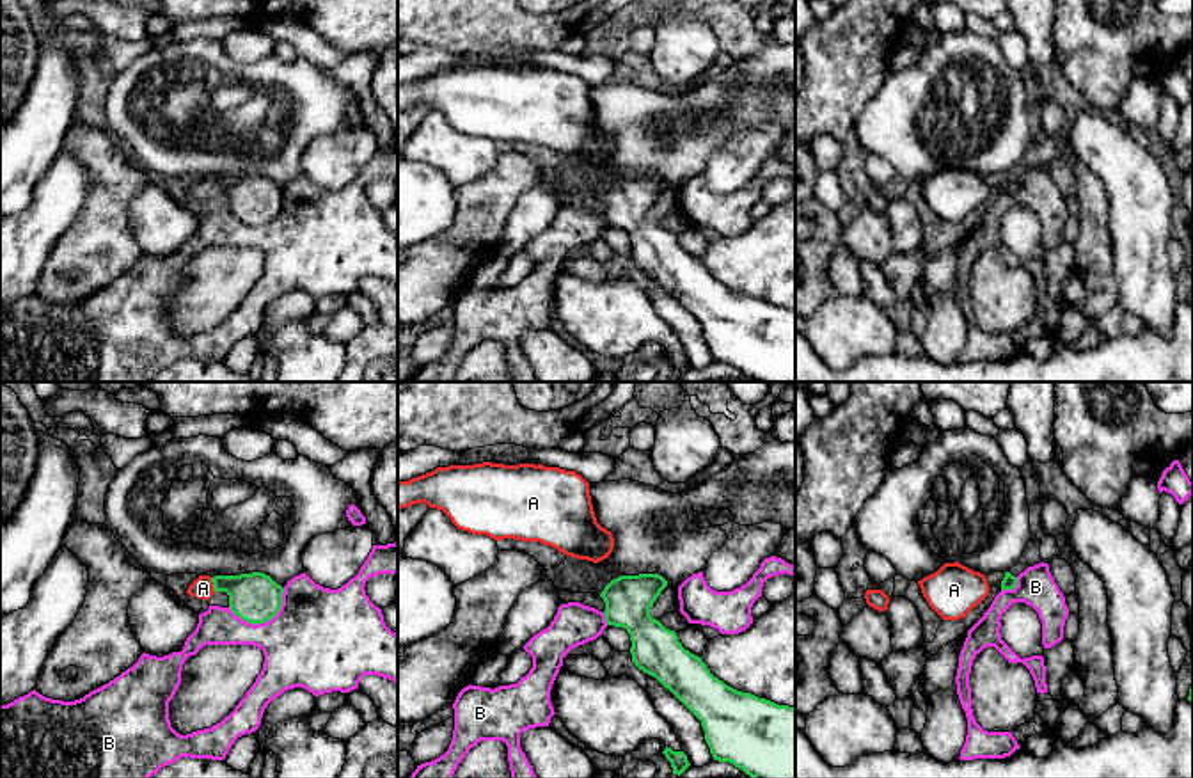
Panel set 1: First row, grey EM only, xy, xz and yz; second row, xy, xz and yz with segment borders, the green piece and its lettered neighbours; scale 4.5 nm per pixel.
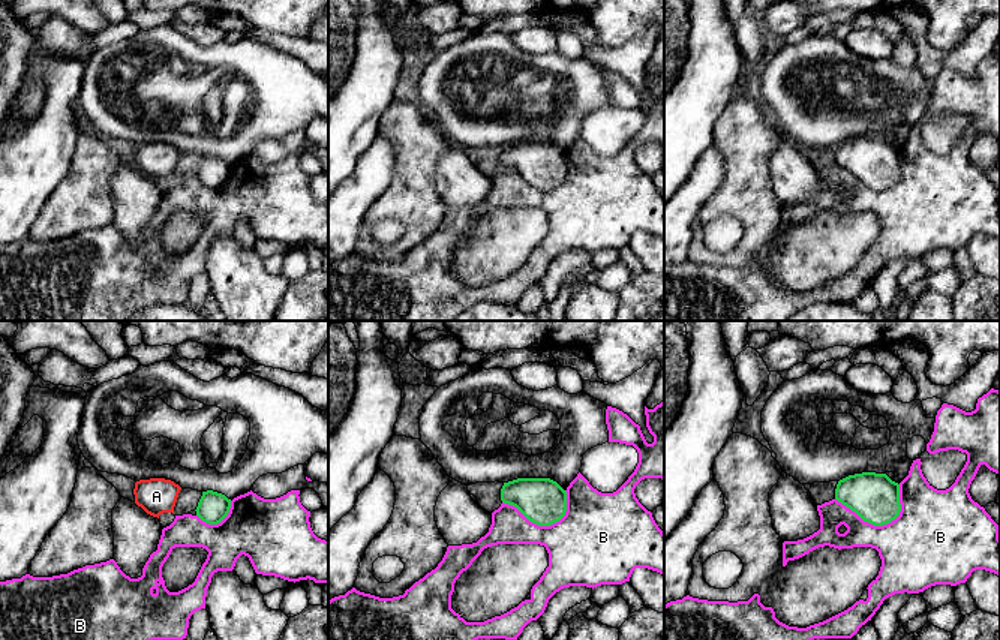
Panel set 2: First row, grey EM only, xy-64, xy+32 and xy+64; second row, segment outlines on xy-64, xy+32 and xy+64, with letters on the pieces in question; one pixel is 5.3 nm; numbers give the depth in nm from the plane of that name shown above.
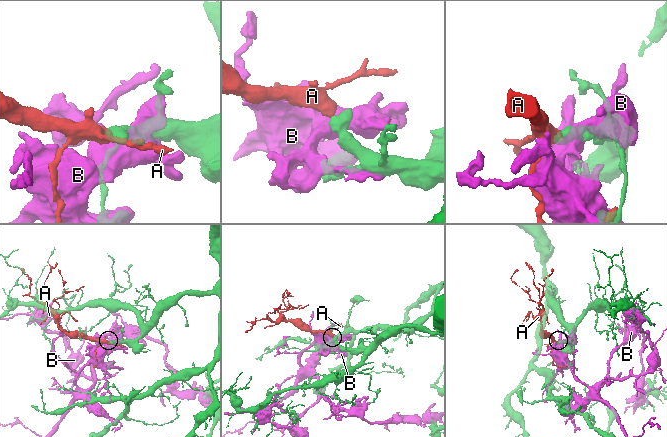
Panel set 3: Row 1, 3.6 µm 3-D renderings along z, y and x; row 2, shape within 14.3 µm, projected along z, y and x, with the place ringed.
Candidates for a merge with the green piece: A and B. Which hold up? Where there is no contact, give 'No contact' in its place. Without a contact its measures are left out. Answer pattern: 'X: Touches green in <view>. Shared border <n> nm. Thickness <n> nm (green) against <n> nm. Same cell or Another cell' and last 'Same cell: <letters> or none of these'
A: Touches green in xy. Shared border 80 nm. Thickness 220 nm (green) against 100 nm. Same cell
B: Touches green in xy. Shared border 280 nm. Thickness 220 nm (green) against 440 nm. Another cell
Same cell: A

